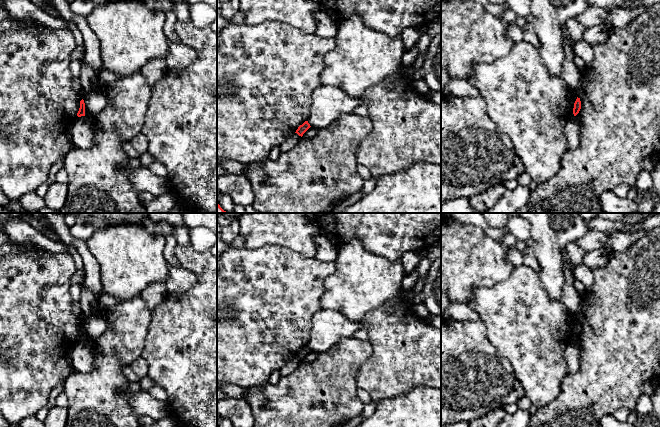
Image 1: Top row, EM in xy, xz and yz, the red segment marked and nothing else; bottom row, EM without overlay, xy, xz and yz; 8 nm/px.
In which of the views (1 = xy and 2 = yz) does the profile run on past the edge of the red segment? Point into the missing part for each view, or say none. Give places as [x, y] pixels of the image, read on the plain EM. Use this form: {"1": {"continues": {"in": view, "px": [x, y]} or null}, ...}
{"1": {"continues": null}, "2": {"continues": null}}

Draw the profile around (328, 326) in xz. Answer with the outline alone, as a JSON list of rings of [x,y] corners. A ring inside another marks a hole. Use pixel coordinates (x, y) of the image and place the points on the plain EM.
[[[322,309],[313,317],[307,345],[311,351],[327,351],[340,339],[353,336],[360,328],[360,323],[349,320],[342,313]]]

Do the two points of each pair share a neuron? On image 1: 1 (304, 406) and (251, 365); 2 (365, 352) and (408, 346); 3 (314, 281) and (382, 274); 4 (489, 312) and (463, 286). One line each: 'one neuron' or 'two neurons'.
1: two neurons
2: two neurons
3: two neurons
4: two neurons

